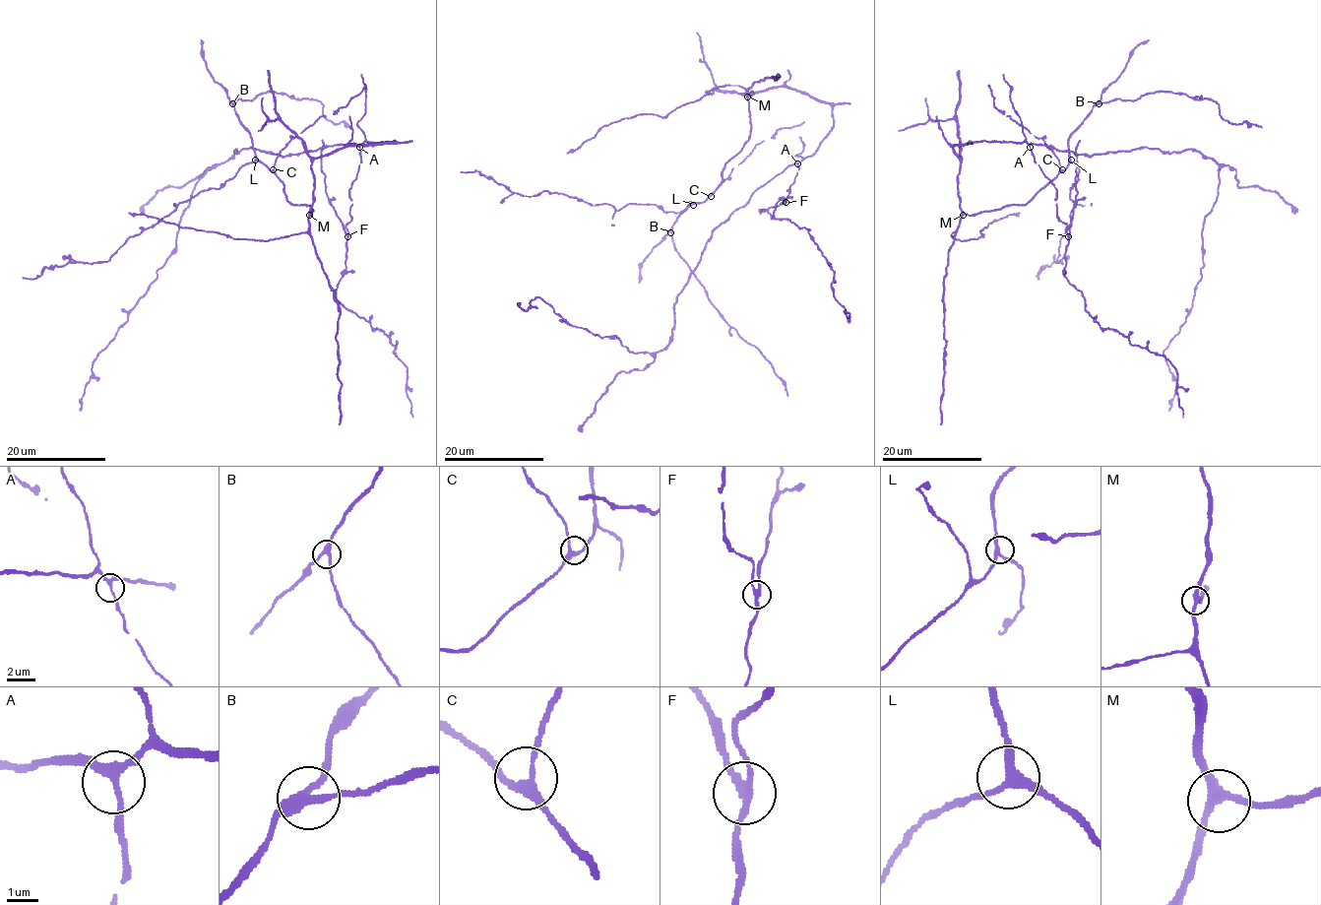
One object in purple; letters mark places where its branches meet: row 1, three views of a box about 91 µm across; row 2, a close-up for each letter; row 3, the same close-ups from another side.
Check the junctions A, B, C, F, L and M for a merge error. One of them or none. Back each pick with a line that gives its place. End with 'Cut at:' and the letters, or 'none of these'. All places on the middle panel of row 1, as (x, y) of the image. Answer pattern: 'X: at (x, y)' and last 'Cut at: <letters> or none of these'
F: at (786, 202)
Cut at: F

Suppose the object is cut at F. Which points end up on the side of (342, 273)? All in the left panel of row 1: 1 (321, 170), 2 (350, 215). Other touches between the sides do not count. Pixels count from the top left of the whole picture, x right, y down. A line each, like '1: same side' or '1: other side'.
1: other side
2: same side

